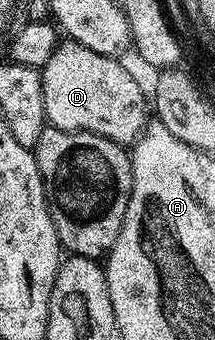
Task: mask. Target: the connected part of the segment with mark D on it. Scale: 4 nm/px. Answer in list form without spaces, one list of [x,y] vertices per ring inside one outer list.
[[[70,38],[64,41],[64,44],[63,41],[56,43],[55,52],[41,69],[43,114],[46,123],[66,132],[92,132],[117,144],[134,145],[149,123],[149,100],[146,95],[143,97],[142,86],[131,77],[131,72],[122,64],[122,59],[97,54],[97,50],[89,50],[89,46],[81,46]]]

